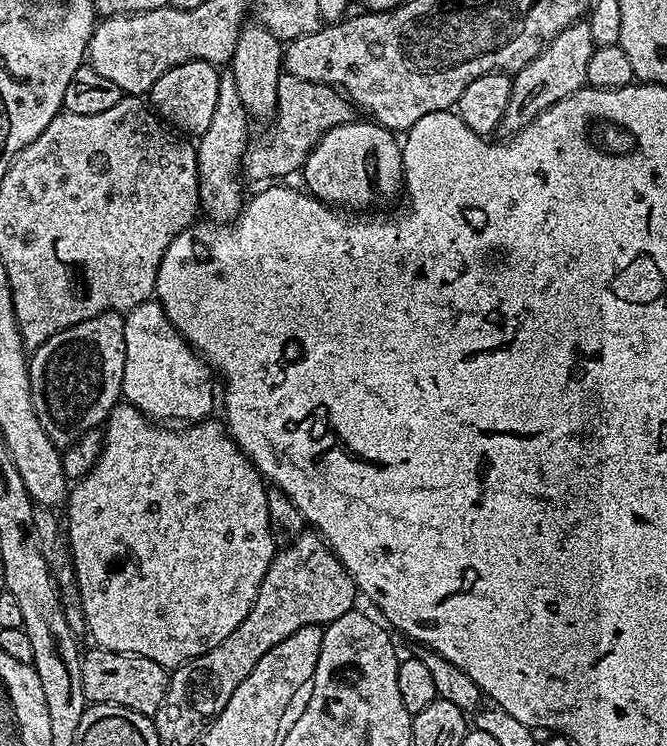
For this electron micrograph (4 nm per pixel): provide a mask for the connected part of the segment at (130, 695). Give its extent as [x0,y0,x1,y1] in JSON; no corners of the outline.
[80,646,169,717]

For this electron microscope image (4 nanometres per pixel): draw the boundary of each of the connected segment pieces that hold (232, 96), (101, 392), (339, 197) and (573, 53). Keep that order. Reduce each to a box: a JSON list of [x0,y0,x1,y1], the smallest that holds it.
[[196,68,250,223],[28,312,126,448],[302,122,404,210],[500,19,593,134]]

